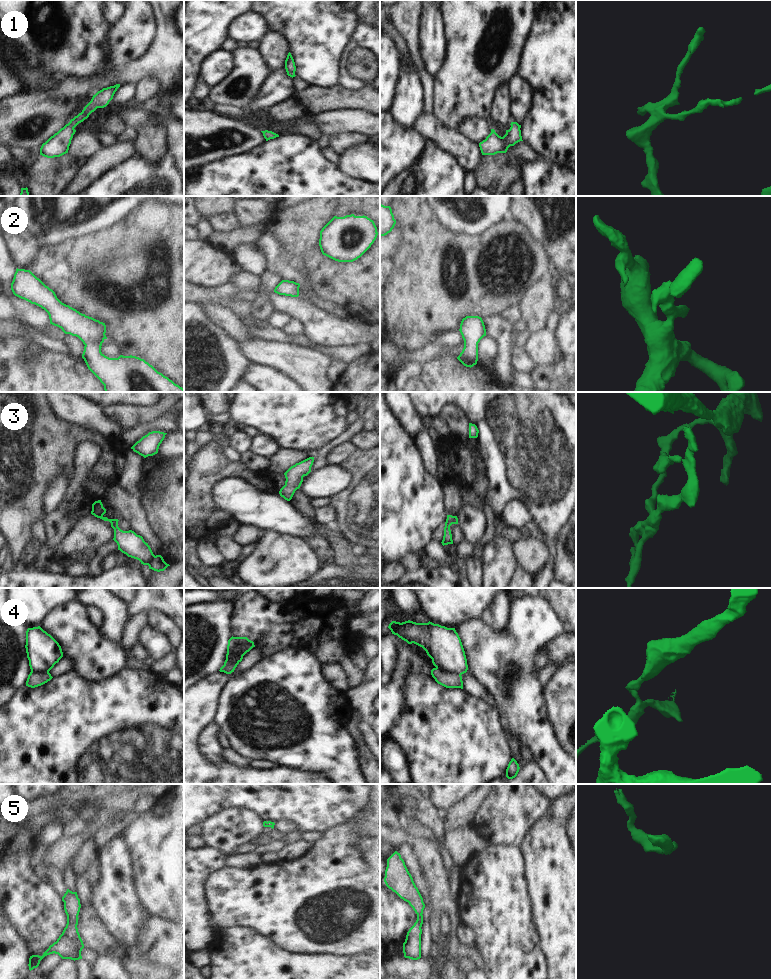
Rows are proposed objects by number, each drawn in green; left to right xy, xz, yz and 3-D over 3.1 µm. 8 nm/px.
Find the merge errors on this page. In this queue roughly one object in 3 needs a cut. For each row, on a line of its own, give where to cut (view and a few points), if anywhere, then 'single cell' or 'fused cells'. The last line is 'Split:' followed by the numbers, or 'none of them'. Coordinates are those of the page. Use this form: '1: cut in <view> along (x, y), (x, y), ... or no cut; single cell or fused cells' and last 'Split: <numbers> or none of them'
1: no cut; single cell
2: no cut; single cell
3: no cut; single cell
4: cut in xz along (242, 655), (233, 655), (228, 660), (228, 664), (223, 671); fused cells
5: no cut; single cell
Split: 4

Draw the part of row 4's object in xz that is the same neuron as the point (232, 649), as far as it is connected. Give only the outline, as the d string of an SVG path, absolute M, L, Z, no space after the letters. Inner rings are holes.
M231 637L228 640L227 645L227 654L226 654L226 660L224 662L224 665L220 668L220 672L224 672L226 666L228 665L228 660L233 658L235 654L239 656L244 656L247 652L249 652L252 648L243 648L241 646L237 646L235 643L235 637Z

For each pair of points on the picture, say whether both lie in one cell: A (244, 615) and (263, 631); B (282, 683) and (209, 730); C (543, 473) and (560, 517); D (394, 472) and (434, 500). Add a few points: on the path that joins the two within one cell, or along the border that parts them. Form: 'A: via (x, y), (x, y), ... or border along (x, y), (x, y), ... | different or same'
A: via (249, 617), (258, 626) | same
B: border along (213, 721), (219, 726), (220, 731) | different
C: via (551, 484), (552, 506) | same
D: via (404, 482), (406, 484), (414, 484), (424, 494) | same

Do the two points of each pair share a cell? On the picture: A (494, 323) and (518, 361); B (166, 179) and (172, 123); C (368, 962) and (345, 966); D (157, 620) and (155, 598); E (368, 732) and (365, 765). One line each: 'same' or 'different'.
A: different
B: different
C: same
D: different
E: different

